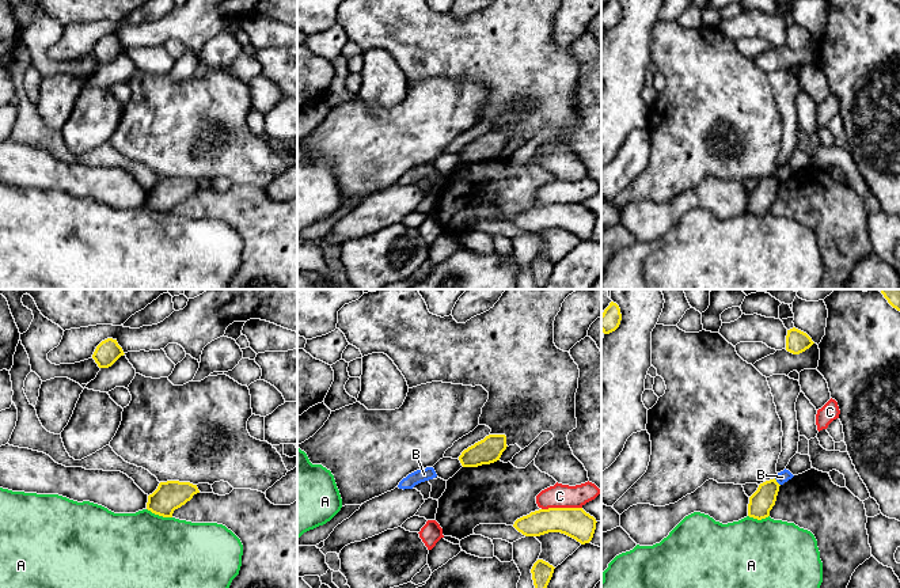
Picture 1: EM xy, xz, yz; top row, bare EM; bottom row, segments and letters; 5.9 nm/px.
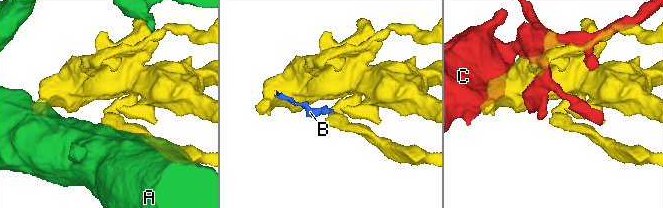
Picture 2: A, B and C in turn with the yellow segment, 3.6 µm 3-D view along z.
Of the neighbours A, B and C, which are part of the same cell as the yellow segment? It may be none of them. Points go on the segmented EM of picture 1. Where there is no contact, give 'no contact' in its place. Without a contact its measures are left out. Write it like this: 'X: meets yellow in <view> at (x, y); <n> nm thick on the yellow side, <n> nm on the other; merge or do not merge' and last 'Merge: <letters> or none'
A: meets yellow in xy at (159, 515); 170 nm thick on the yellow side, 440 nm on the other; do not merge
B: meets yellow in yz at (777, 482); 140 nm thick on the yellow side, 70 nm on the other; do not merge
C: meets yellow in xz at (561, 508); 180 nm thick on the yellow side, 140 nm on the other; do not merge
Merge: none

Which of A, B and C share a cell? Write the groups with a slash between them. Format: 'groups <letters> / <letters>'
groups A / B / C

